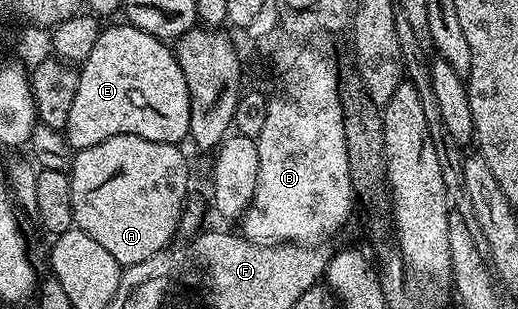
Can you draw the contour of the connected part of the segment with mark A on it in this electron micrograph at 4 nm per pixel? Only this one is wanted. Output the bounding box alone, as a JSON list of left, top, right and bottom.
[68,134,190,266]

